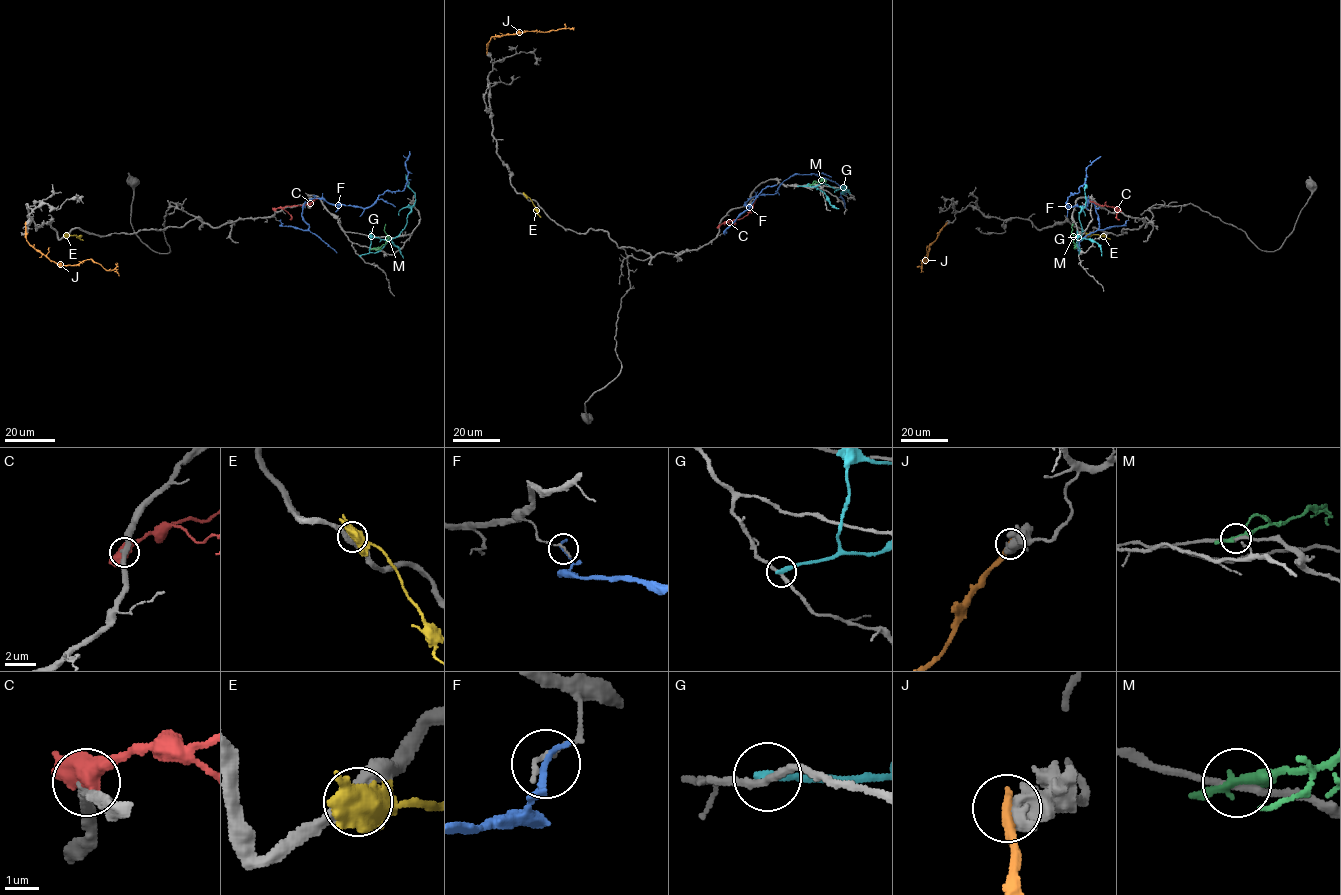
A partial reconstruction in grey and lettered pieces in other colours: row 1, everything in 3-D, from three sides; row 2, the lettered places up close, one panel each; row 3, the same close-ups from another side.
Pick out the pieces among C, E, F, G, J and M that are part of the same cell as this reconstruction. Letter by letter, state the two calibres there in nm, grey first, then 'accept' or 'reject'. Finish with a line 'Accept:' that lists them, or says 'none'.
C: 320 nm thick on the grey side, 460 nm on the other; reject
E: 320 nm thick on the grey side, 550 nm on the other; accept
F: 140 nm thick on the grey side, 190 nm on the other; reject
G: 240 nm thick on the grey side, 280 nm on the other; reject
J: 750 nm thick on the grey side, 320 nm on the other; reject
M: 200 nm thick on the grey side, 280 nm on the other; reject
Accept: E

